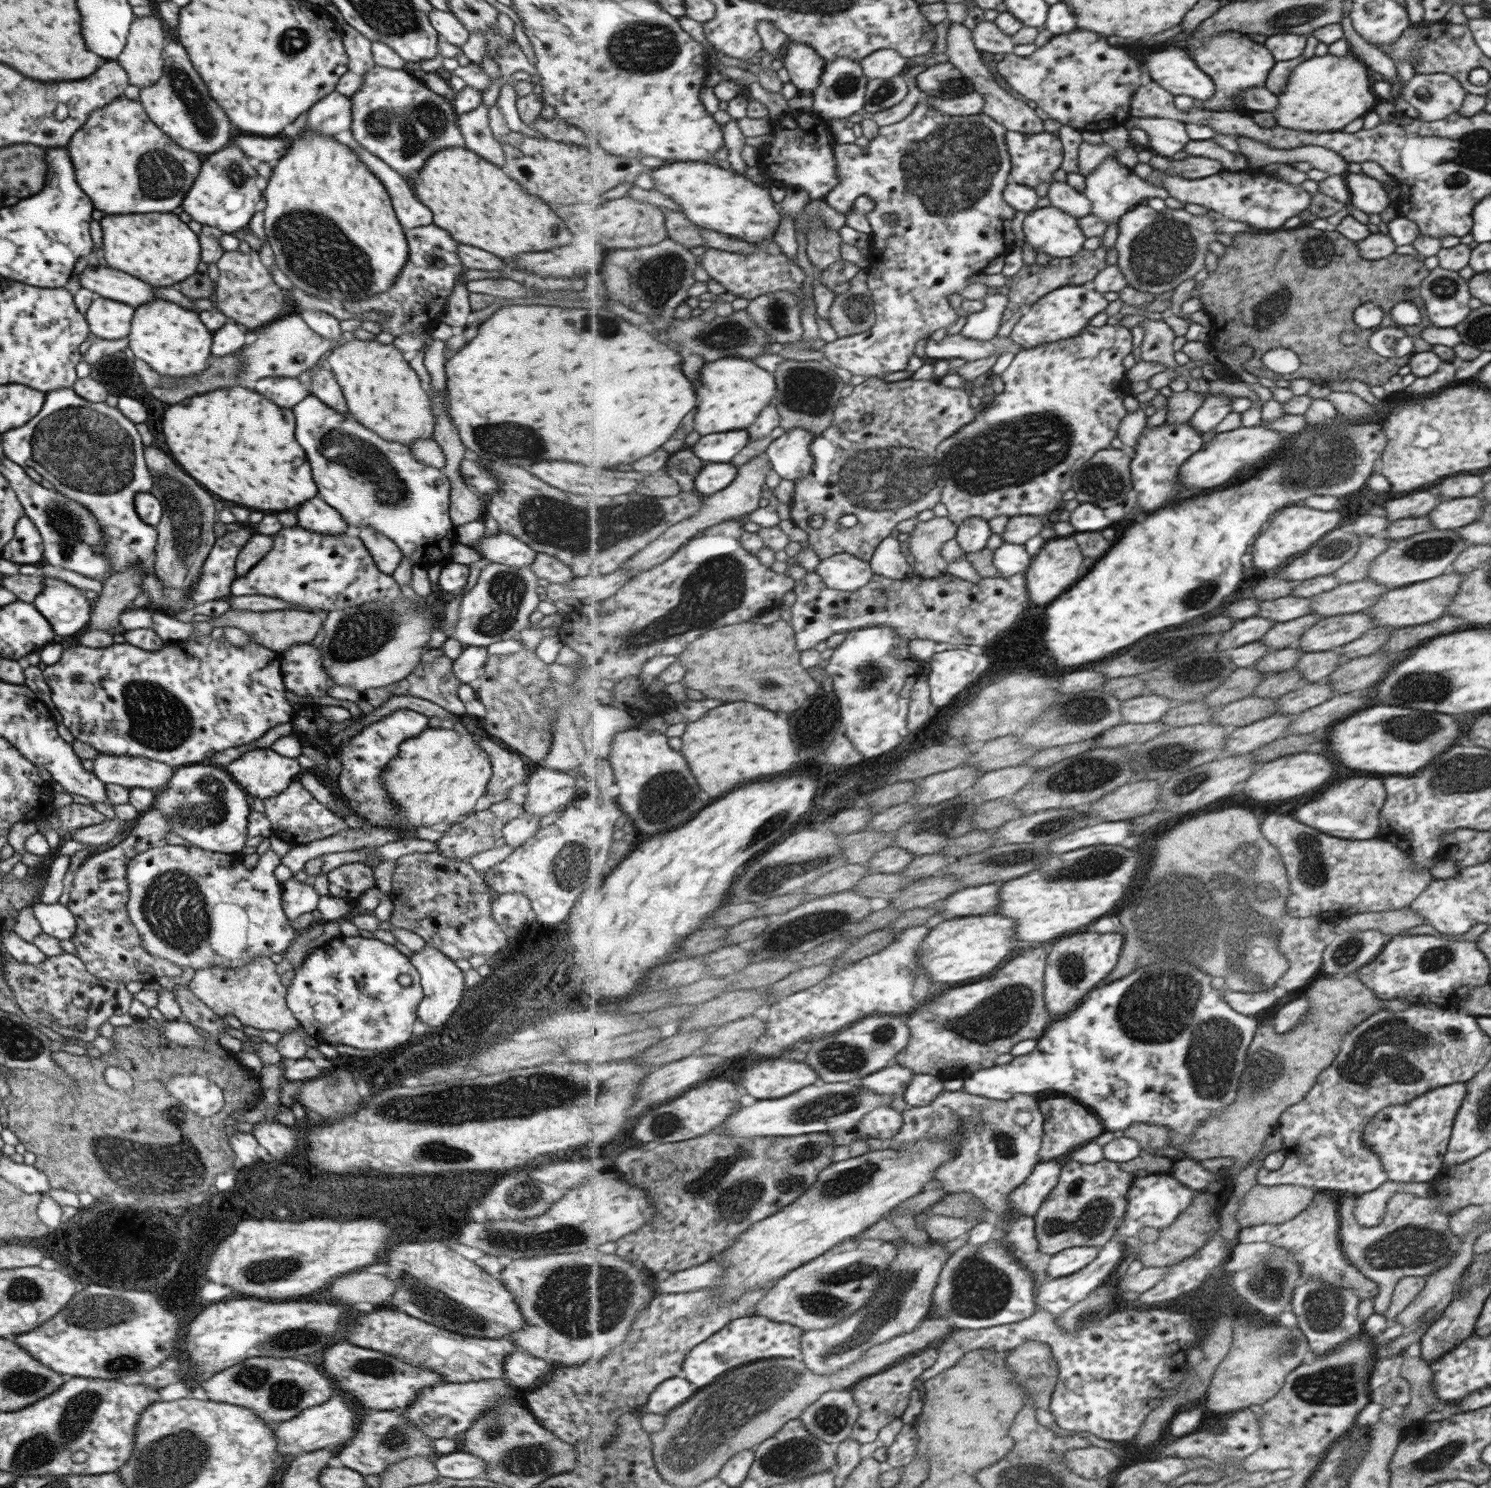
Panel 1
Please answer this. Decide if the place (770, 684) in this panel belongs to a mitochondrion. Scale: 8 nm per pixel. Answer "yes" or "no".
yes

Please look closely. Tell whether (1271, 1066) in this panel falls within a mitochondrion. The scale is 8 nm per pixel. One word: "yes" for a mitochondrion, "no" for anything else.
yes

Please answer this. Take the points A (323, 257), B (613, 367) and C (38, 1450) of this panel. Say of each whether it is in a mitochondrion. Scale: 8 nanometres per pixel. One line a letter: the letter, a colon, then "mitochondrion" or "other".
A: mitochondrion
B: other
C: mitochondrion

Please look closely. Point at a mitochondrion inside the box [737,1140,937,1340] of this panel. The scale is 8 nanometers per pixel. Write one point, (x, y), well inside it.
(820, 1297)

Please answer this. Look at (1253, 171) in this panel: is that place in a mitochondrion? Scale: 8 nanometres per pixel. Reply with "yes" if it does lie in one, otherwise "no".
no

